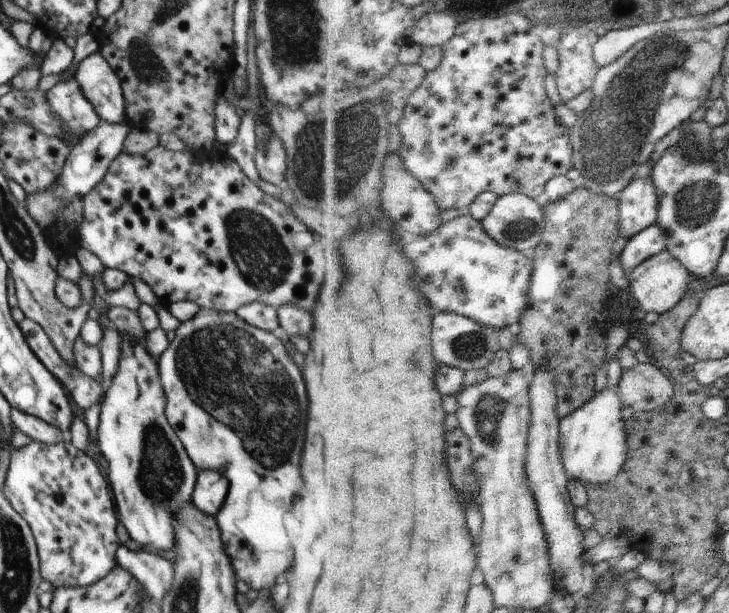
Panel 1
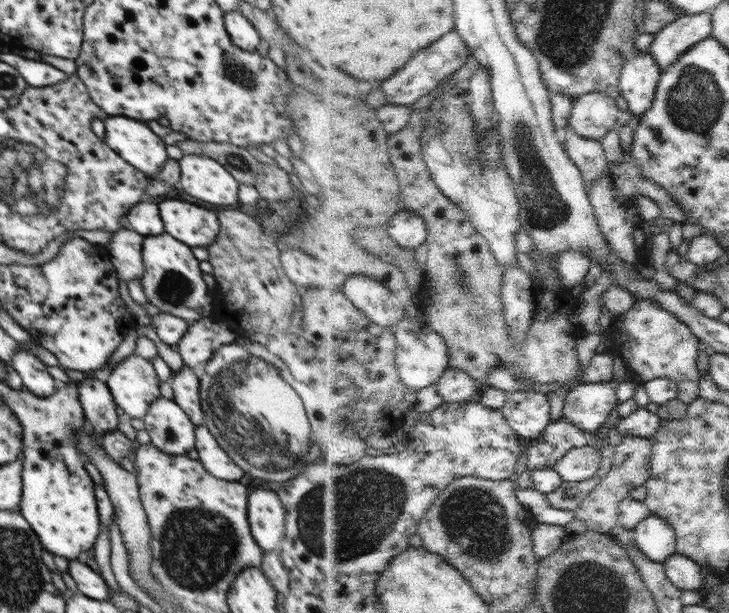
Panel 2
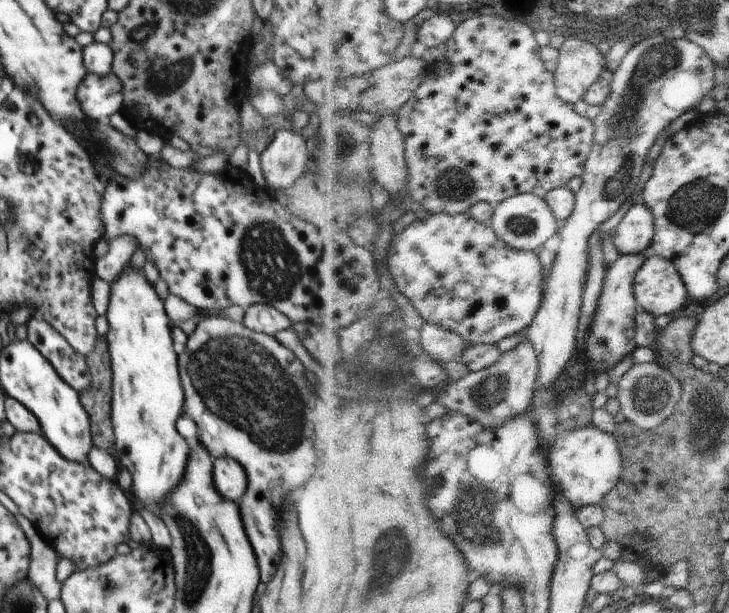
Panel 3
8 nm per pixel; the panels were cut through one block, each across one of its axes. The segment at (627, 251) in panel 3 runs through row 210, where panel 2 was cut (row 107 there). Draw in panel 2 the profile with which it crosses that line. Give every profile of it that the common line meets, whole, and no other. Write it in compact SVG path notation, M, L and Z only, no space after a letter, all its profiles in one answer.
M638 49L626 62L620 85L622 95L636 117L634 125L643 120L644 115L655 105L662 73L651 51L644 53Z

